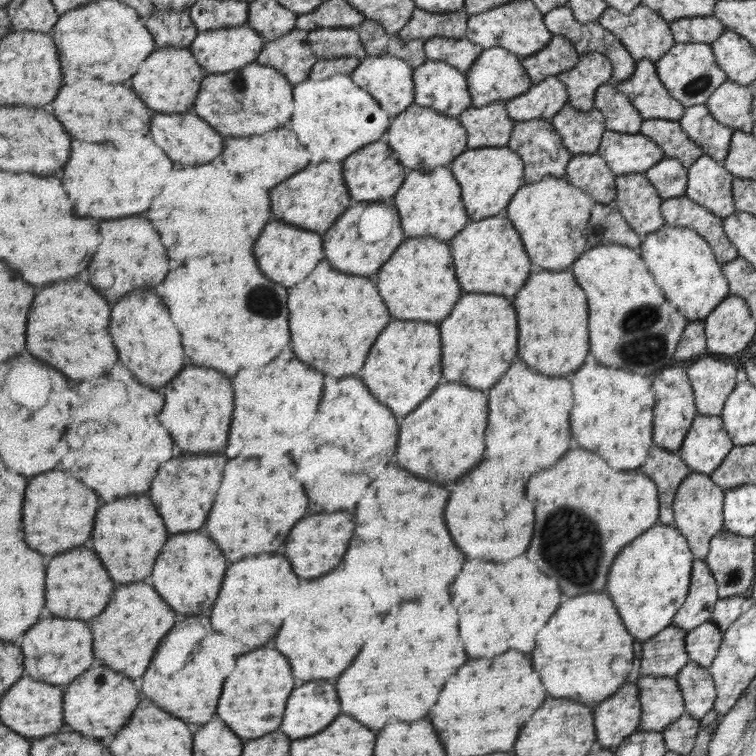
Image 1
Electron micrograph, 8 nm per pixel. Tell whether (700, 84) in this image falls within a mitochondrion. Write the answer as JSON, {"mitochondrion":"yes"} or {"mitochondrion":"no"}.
{"mitochondrion":"yes"}

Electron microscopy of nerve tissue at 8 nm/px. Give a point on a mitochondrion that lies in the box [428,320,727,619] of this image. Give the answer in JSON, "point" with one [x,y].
{"point":[568,540]}

